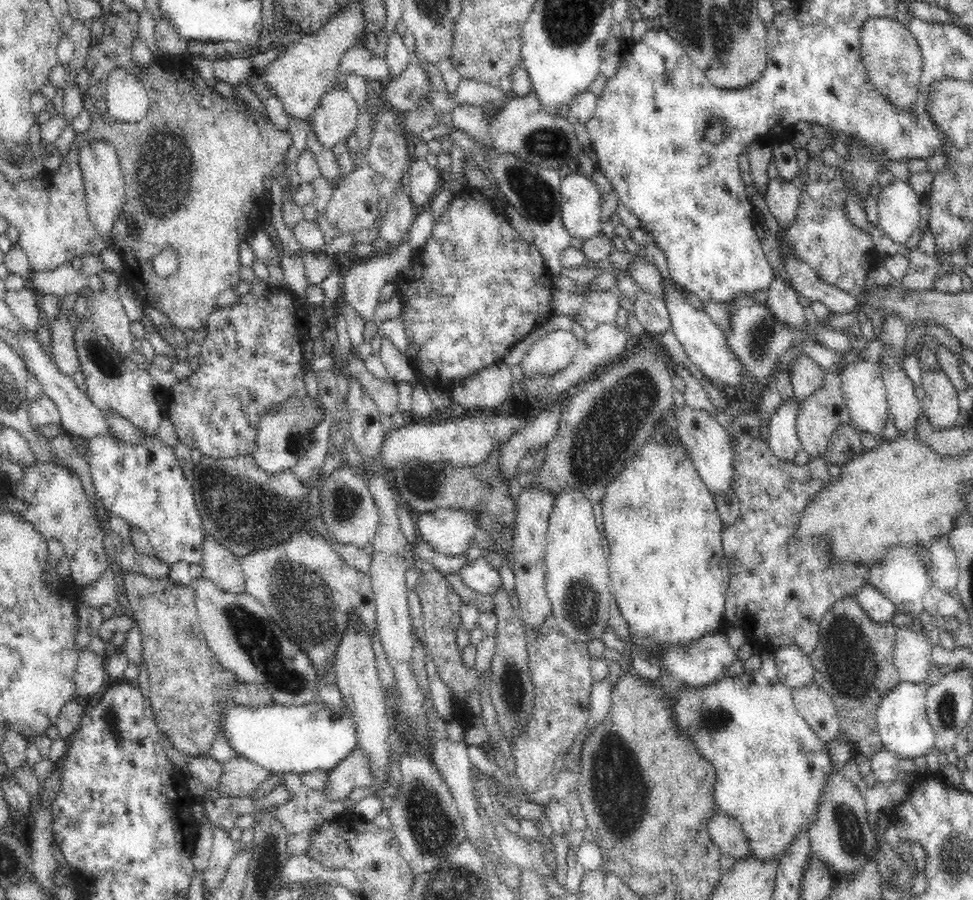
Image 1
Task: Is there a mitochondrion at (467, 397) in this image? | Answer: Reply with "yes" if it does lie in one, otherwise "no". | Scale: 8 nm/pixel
no

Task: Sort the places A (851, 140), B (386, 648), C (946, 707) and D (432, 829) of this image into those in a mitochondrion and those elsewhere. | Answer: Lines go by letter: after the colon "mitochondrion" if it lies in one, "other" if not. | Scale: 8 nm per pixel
A: other
B: other
C: mitochondrion
D: mitochondrion

